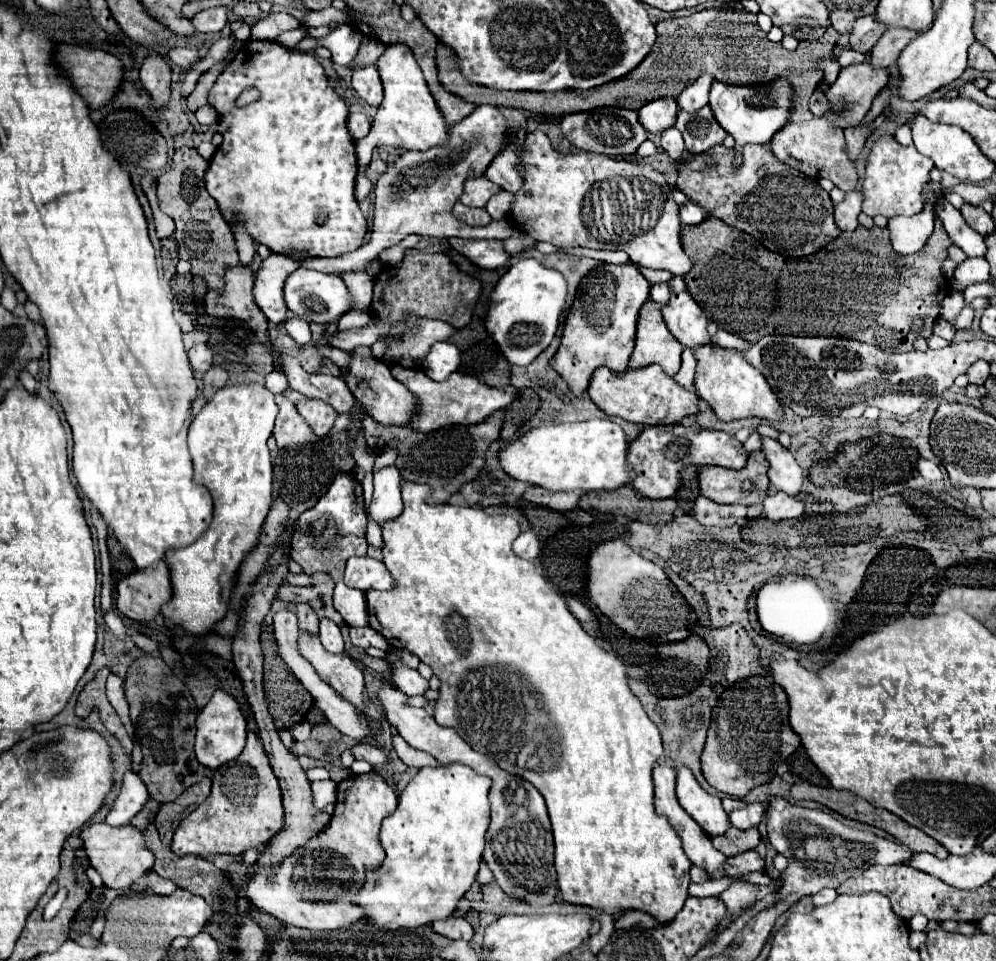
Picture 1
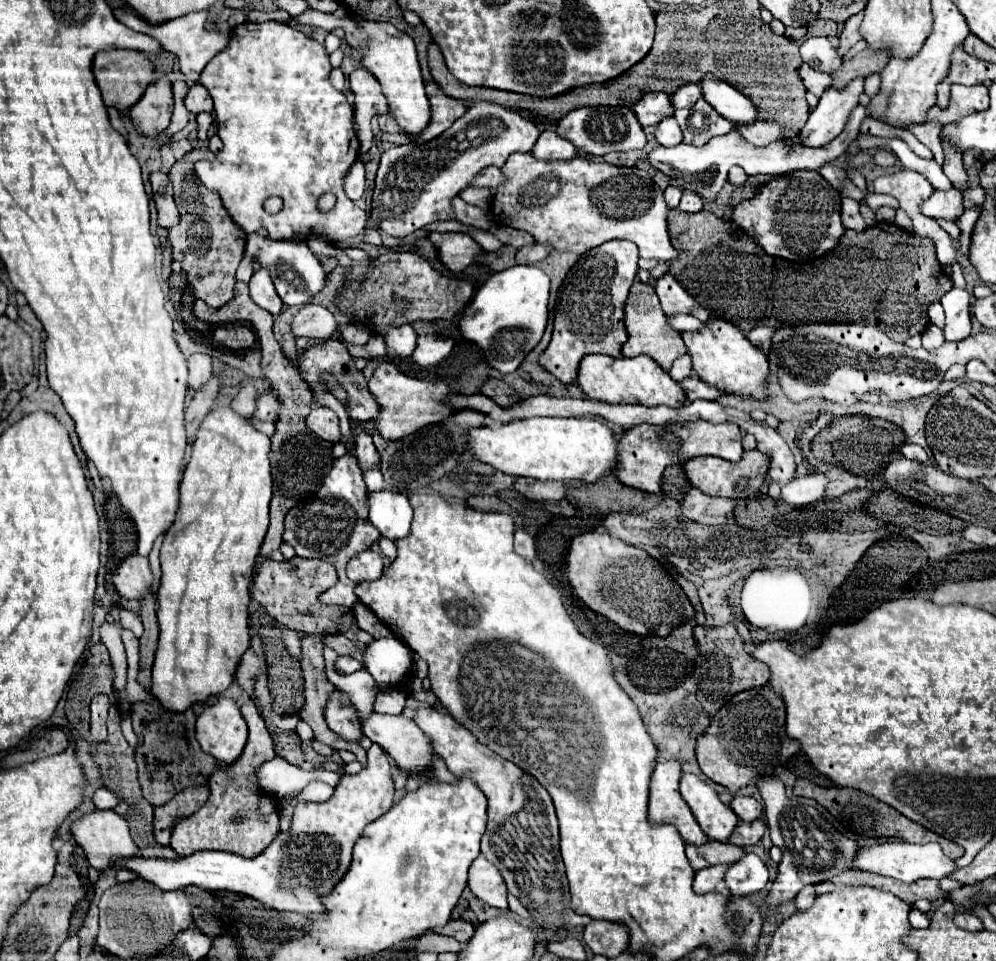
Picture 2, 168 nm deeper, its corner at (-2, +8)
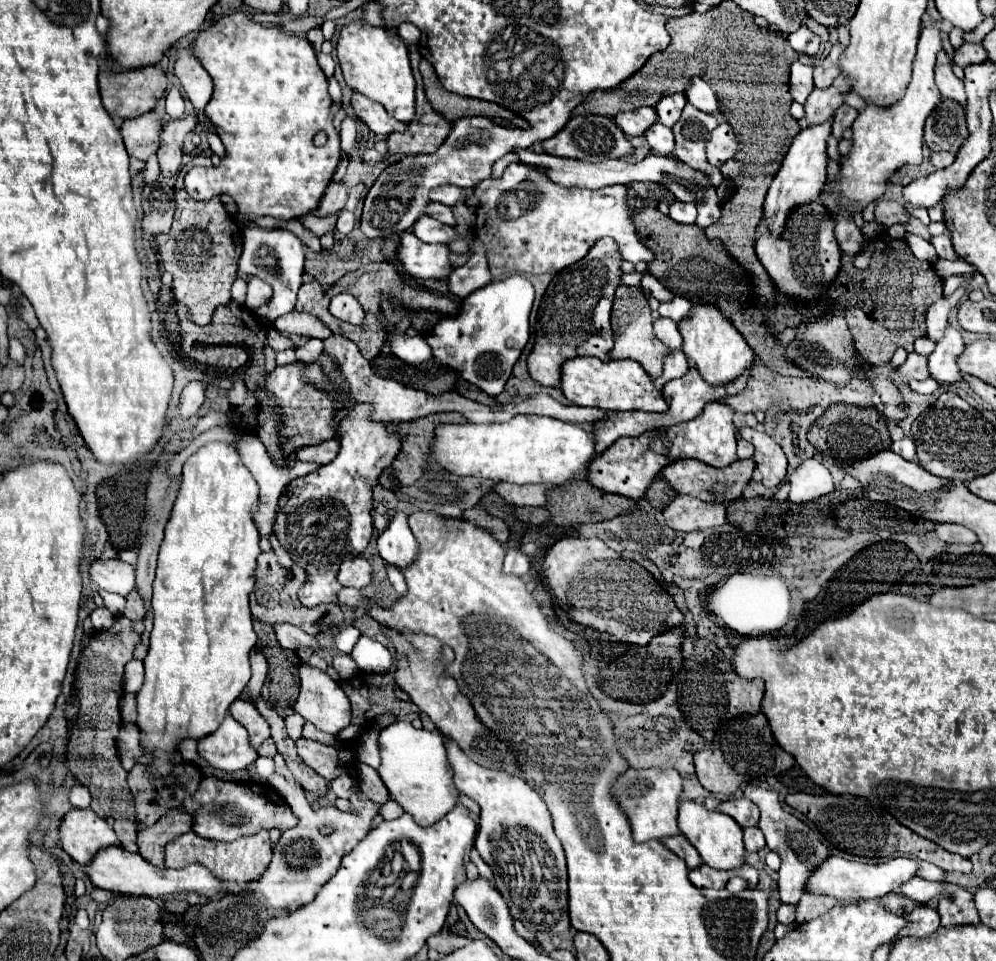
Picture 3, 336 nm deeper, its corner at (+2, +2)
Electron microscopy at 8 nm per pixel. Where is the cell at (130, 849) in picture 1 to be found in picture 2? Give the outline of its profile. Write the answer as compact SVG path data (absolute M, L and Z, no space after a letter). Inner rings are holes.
M94 811L90 815L84 815L82 819L72 823L72 833L78 841L78 845L84 849L88 863L96 869L96 871L104 871L108 867L114 865L116 859L128 859L128 857L136 857L138 845L134 843L128 823L124 817L120 817L116 811Z

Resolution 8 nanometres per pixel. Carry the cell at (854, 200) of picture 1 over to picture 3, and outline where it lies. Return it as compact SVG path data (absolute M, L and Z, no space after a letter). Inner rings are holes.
M838 215L838 217L836 217L834 235L836 235L836 241L838 241L842 253L856 255L856 253L864 247L864 235L862 235L862 231L854 225L852 217L848 217L848 215Z

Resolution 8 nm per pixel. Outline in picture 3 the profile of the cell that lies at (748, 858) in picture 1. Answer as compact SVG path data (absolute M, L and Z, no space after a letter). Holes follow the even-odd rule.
M682 835L662 837L660 841L662 841L672 853L676 853L678 857L682 857L690 869L696 869L696 867L702 863L702 859L700 859L700 855L696 853L696 849L694 849Z

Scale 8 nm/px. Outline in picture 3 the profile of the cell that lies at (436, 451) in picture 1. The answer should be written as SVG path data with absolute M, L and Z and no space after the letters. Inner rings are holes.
M436 413L436 415L426 415L426 417L418 417L418 419L396 425L396 431L402 435L402 449L396 455L396 459L392 461L392 465L382 471L380 485L390 491L396 491L402 485L412 485L414 481L418 481L418 477L424 473L424 469L428 465L428 449L432 445L434 427L438 423L464 423L464 421L466 419L460 413Z

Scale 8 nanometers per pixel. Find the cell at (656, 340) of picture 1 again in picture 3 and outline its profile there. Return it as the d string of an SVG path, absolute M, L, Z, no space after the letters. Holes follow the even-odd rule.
M620 285L616 289L610 321L612 321L612 333L614 333L614 347L610 351L610 359L638 361L652 379L658 377L662 373L662 355L672 351L672 349L662 347L662 343L654 335L654 331L652 331L652 311L648 307L648 301L646 301L644 293L638 287Z

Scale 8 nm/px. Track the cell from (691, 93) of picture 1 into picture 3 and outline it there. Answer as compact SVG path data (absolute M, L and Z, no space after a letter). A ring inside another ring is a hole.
M674 93L674 95L662 97L662 101L658 101L658 105L654 107L658 113L658 121L666 127L672 127L678 121L678 117L682 115L684 105L686 105L684 93Z

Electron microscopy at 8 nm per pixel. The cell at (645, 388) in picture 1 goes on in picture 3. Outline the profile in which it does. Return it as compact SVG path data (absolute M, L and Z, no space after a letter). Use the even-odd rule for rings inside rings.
M596 357L568 359L562 365L562 395L580 407L598 407L604 411L666 411L662 393L652 385L648 373L632 359L618 359L602 363Z

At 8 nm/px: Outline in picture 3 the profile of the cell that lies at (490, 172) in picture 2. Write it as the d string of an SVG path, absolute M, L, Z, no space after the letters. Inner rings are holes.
M438 185L438 189L430 191L430 201L438 201L442 205L454 205L460 197L464 197L464 189L454 185Z

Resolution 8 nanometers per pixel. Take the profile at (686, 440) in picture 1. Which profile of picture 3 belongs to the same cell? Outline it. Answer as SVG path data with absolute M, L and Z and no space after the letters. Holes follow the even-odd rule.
M712 401L704 407L704 413L694 421L678 423L672 427L658 427L646 431L640 437L624 437L610 445L600 457L588 465L588 483L606 493L616 493L628 499L640 499L652 479L672 461L678 459L698 459L712 467L726 467L734 463L736 457L736 427L734 427L734 409Z

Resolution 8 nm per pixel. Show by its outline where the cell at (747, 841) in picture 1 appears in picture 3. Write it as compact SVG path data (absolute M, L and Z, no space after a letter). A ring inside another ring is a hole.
M746 827L744 829L744 847L748 851L760 851L764 845L766 845L766 841L764 841L764 835L758 827Z

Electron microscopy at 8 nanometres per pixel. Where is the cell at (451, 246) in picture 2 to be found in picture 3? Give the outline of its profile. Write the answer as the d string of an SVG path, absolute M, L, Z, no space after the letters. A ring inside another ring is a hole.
M410 231L400 235L400 247L396 251L406 273L420 279L446 279L452 271L448 255L446 245L424 243Z

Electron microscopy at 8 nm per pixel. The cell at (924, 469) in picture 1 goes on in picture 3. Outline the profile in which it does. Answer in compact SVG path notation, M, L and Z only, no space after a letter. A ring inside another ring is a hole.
M902 437L900 441L894 441L892 443L892 451L894 453L898 453L898 455L902 455L904 459L910 459L910 461L916 461L918 457L916 457L916 447L914 447L914 441L912 441L912 437Z

